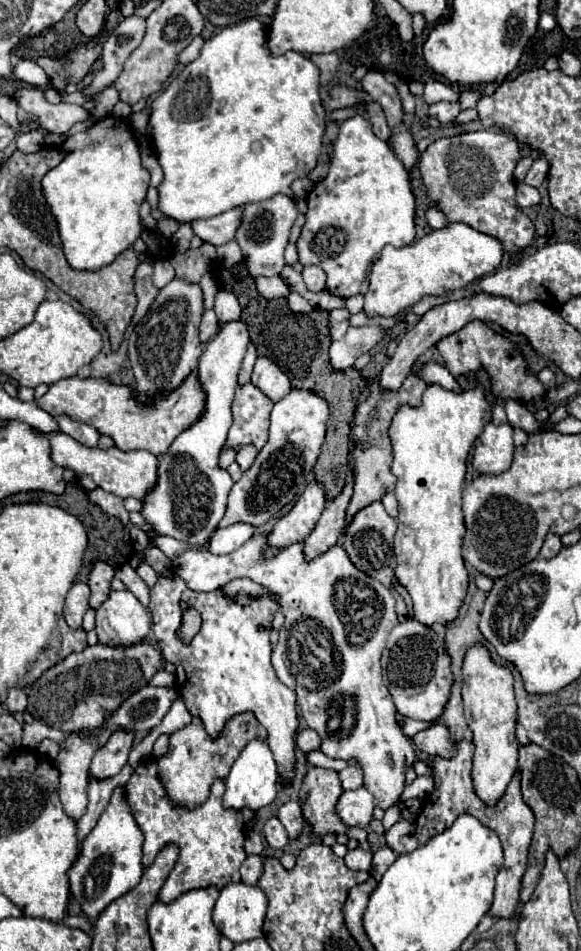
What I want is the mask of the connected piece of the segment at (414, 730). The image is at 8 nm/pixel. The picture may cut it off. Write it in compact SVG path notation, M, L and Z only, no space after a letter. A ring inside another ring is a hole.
M404 718L402 722L400 722L400 728L402 728L402 732L406 734L406 736L414 736L414 734L418 734L420 730L424 730L424 728L428 728L430 724L428 722L418 722L418 720L412 720L412 718Z

